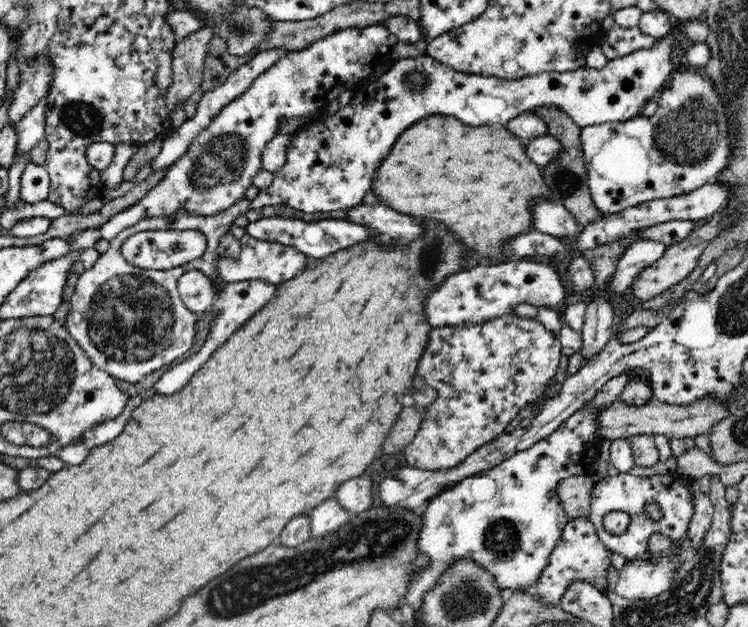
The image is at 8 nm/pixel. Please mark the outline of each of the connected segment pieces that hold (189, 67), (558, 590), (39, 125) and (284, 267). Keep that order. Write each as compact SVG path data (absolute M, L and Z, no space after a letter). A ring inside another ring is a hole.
M214 24L213 27L202 27L199 31L193 32L185 39L177 41L174 54L172 54L173 81L166 94L166 109L168 109L169 114L174 112L180 103L186 104L187 98L190 98L200 88L206 54L208 54L210 41L215 36Z
M578 516L569 519L563 533L550 552L548 564L544 566L537 583L534 584L534 593L541 596L546 604L558 604L560 596L566 592L570 582L582 580L591 583L593 587L604 588L606 586L606 572L610 563L610 551L600 541L594 523L589 517Z
M47 97L41 98L36 106L33 106L16 125L16 156L14 163L44 140L44 126L46 112L48 110Z
M247 234L239 241L241 242L242 252L238 260L226 257L220 257L220 260L218 260L218 271L224 279L224 283L262 280L276 285L291 280L308 266L308 256L302 255L302 252L292 246L256 240Z

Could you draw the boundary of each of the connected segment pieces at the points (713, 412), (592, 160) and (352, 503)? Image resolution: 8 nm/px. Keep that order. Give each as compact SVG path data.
M620 397L602 410L594 410L596 417L596 434L603 440L628 439L636 435L661 434L670 438L694 438L698 434L708 434L710 428L728 416L728 407L721 406L718 400L704 398L692 406L677 406L658 401L653 397L643 406L632 406L624 403Z
M676 69L656 99L658 110L652 117L636 116L630 121L606 122L581 129L587 183L596 209L606 216L651 200L690 194L694 189L716 179L730 162L730 137L724 103L712 83L699 69Z
M364 473L341 484L333 498L340 503L340 507L346 513L354 516L374 505L372 494L374 494L374 481L368 473Z

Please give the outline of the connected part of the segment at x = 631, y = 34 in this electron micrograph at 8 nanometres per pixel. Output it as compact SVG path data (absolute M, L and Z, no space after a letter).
M615 24L606 35L607 40L600 47L610 61L656 44L656 39L642 33L639 27L622 28Z

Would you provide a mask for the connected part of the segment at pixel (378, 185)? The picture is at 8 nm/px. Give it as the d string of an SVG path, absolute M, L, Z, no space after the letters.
M431 116L412 124L400 134L396 144L392 146L392 152L386 156L386 160L380 164L380 170L376 172L376 180L372 182L370 190L374 190L376 196L380 196L390 208L410 214L410 216L422 216L430 220L442 222L448 230L456 232L468 248L478 251L484 258L492 260L507 260L503 254L502 246L522 232L528 232L530 228L530 206L536 198L544 196L551 198L550 191L542 182L540 168L528 160L524 146L516 136L512 136L508 130L492 130L488 126L466 126L460 124L460 120L452 116Z

